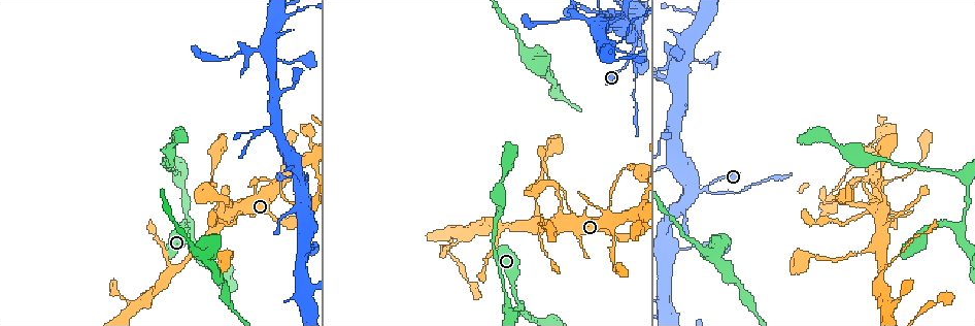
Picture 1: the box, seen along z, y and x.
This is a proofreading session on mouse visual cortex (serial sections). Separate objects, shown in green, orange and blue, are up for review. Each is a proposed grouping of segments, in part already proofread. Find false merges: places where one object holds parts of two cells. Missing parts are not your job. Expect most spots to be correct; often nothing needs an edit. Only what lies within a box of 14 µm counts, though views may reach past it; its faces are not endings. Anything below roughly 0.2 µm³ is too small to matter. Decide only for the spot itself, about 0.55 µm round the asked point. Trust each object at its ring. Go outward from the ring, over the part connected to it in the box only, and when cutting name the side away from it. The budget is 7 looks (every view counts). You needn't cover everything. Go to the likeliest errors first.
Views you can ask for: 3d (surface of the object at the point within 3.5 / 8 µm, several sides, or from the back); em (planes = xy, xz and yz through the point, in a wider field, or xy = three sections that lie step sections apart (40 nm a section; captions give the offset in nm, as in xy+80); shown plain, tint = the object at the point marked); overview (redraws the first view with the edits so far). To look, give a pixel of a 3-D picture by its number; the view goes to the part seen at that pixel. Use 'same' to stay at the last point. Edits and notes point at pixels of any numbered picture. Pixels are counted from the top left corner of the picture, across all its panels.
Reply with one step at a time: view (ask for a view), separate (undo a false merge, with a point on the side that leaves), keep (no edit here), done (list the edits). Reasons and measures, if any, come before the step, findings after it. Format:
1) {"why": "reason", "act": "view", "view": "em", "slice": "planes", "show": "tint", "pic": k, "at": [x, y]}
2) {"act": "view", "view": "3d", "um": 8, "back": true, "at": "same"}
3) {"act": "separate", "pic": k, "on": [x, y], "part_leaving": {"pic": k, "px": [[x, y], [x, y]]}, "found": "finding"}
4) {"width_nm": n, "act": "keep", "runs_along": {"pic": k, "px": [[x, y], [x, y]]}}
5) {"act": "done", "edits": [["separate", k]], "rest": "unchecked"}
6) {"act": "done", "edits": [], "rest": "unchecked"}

{"why": "thin neck", "act": "view", "view": "3d", "um": 3.5, "pic": 1, "at": [879, 178]}

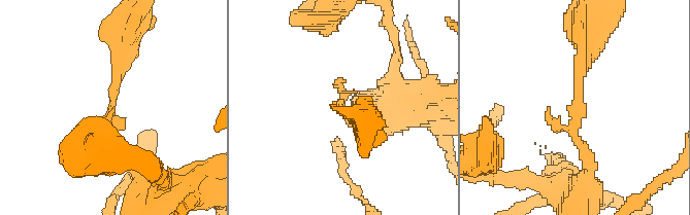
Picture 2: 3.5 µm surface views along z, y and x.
{"arm_widths_nm": [150, 200], "why": "need the tissue", "act": "view", "view": "em", "slice": "planes", "show": "tint", "pic": 2, "at": [577, 107]}

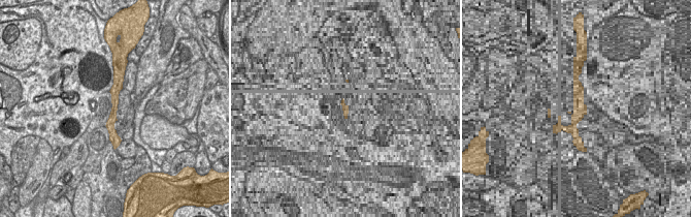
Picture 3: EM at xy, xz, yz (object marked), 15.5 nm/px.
{"act": "view", "view": "em", "slice": "xy", "step": 1, "show": "tint", "at": "same"}

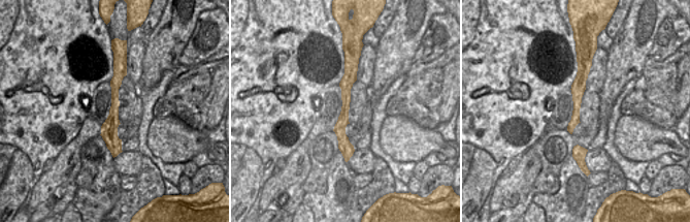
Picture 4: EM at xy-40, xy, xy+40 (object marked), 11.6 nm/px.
{"act": "keep", "runs_along": {"pic": 2, "px": [[588, 163], [572, 131], [586, 42]]}, "found": "continuous, no second cell"}

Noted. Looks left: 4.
{"why": "sudden change in width", "act": "view", "view": "3d", "um": 3.5, "pic": 1, "at": [952, 223]}

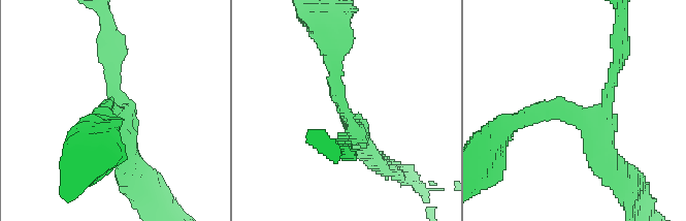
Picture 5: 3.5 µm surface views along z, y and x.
{"arms": 3, "arm_widths_nm": [150, 200, 300], "act": "view", "view": "em", "slice": "xy", "step": 3, "show": "tint", "pic": 5, "at": [340, 109]}

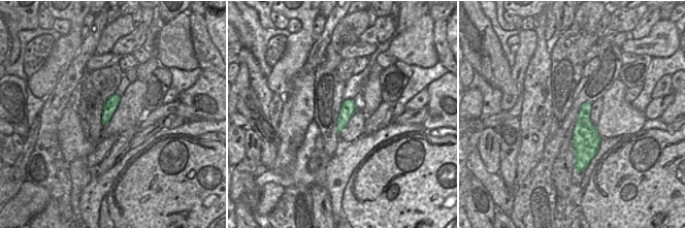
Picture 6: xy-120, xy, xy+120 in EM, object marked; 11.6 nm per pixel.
{"act": "keep", "found": "continuous, no second cell"}

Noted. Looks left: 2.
{"why": "thick turns thin", "act": "view", "view": "3d", "um": 3.5, "pic": 1, "at": [295, 76]}

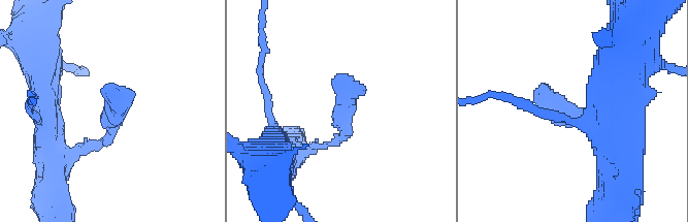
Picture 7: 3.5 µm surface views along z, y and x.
{"arm_widths_nm": [150, 300], "why": "now the EM", "act": "view", "view": "em", "slice": "xy", "step": 1, "show": "tint", "pic": 7, "at": [109, 118]}

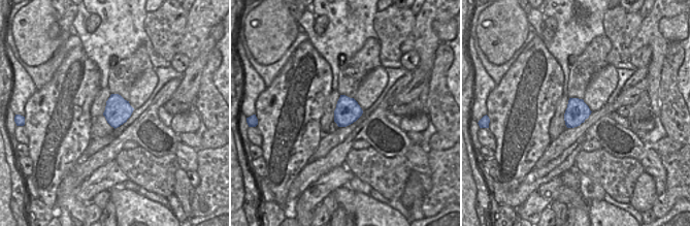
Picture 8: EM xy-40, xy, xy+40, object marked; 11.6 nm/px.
{"act": "keep", "runs_along": {"pic": 7, "px": [[613, 156], [545, 83]]}, "found": "one cell here"}

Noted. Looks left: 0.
{"act": "done", "edits": [], "rest": "unchecked"}

